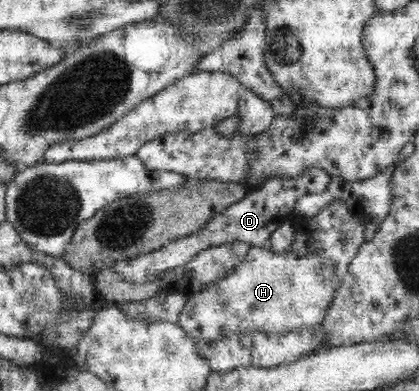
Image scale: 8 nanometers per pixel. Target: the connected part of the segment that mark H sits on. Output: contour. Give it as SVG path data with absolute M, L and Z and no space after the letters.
M333 200L313 218L293 217L290 221L295 227L295 242L287 252L273 252L268 246L251 247L245 260L234 266L229 276L187 297L178 323L189 337L197 342L215 341L223 336L231 336L231 333L265 331L279 334L298 331L303 327L313 329L315 325L321 325L337 288L347 279L350 262L365 242L367 222L357 220L344 200Z

